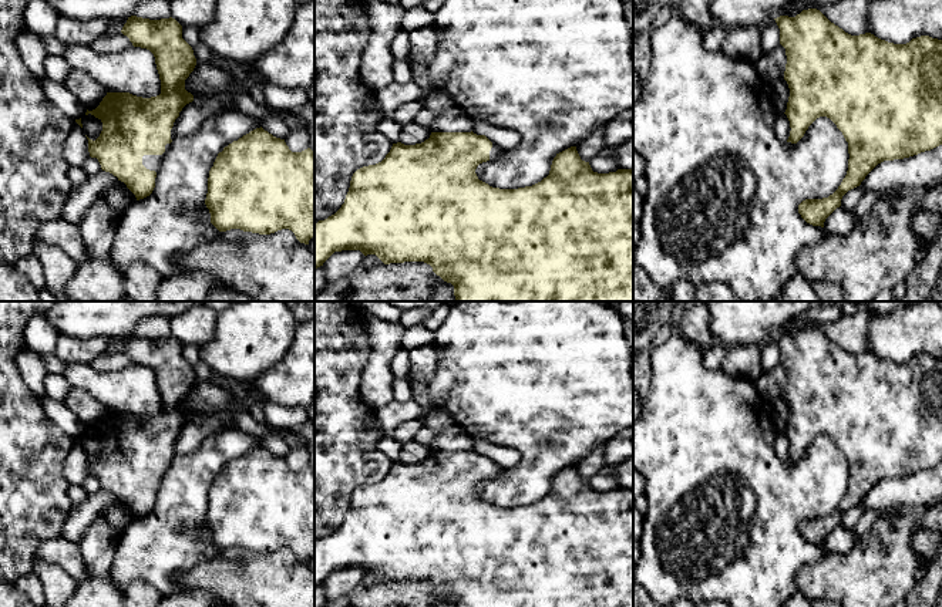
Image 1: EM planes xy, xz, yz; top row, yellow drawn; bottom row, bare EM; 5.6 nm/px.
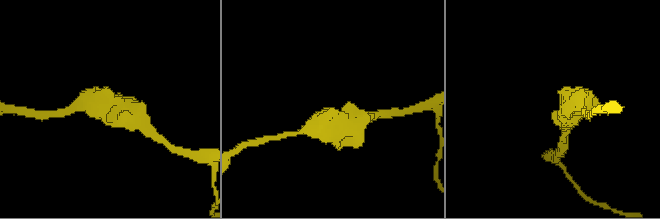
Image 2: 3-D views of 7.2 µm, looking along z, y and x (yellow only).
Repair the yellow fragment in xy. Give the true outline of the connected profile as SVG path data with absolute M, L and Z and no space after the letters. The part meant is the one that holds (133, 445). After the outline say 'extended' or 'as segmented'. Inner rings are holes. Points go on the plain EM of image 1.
M131 334L121 351L129 357L134 365L147 367L154 372L161 398L161 412L142 417L129 411L107 411L95 428L85 431L102 441L100 455L95 459L88 455L87 458L90 475L97 476L101 488L124 500L139 519L152 512L162 475L176 455L174 441L182 426L194 419L194 414L185 408L185 398L194 390L196 377L192 365L182 357L182 344L172 335L149 338Z; extended

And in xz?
M431 451L421 462L393 462L386 476L357 488L350 499L350 506L342 526L324 539L314 542L314 589L334 571L342 569L360 569L364 574L376 573L384 583L404 580L424 580L444 600L454 607L633 607L633 488L616 490L593 490L589 480L581 478L576 465L571 465L552 479L549 493L541 500L518 506L499 507L478 498L475 488L480 482L494 479L502 468L485 453L471 451Z; extended

